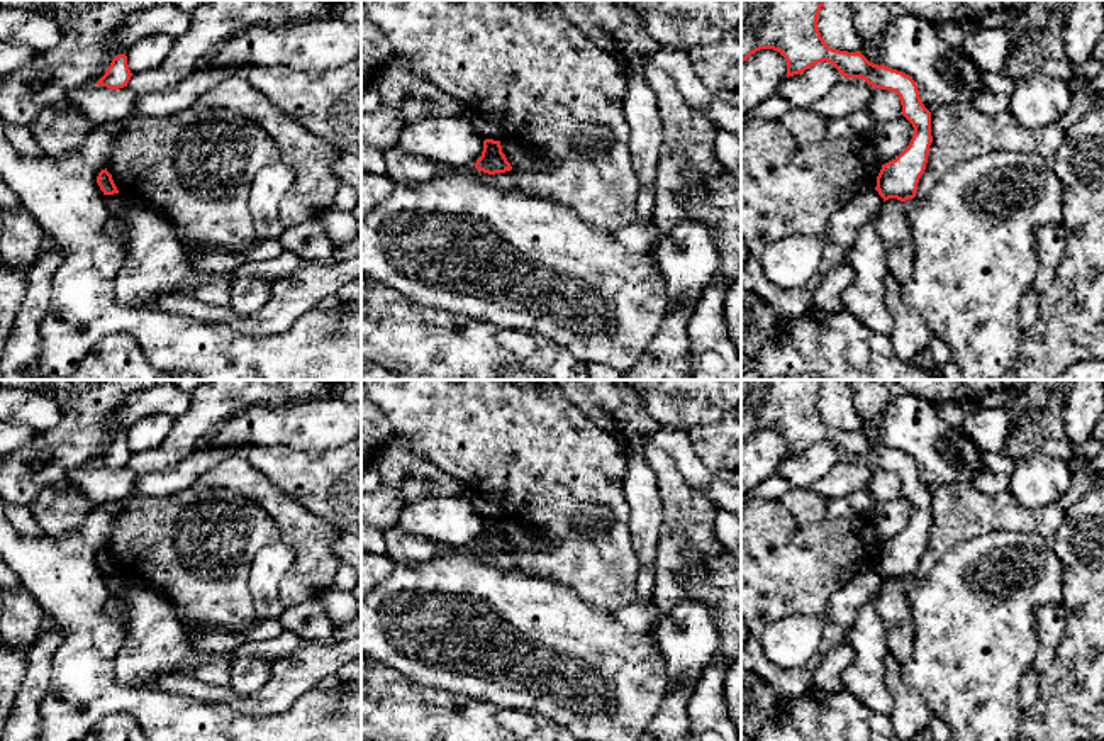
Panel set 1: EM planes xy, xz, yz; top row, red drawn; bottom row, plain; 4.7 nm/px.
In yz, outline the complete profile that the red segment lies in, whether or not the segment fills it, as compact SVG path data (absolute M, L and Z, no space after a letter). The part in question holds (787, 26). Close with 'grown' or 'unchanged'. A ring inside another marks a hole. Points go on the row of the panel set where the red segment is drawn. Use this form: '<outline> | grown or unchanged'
M741 0L741 61L760 49L773 49L787 61L787 78L828 61L841 76L861 78L873 88L895 92L914 134L895 159L882 164L875 190L884 202L914 198L933 142L931 112L923 105L917 85L909 75L873 64L860 51L839 51L824 42L817 29L824 2Z | unchanged

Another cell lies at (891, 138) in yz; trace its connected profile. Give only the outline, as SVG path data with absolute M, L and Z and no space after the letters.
M904 117L887 122L877 122L872 141L882 164L895 159L911 142L914 134L912 124Z

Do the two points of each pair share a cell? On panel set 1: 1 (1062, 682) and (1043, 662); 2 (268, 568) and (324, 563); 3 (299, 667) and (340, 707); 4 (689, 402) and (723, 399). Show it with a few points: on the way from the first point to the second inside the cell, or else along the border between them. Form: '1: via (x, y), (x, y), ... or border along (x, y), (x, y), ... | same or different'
1: border along (1065, 629), (1055, 660), (1040, 675) | different
2: border along (280, 540), (294, 553), (278, 584), (284, 606) | different
3: border along (317, 685), (304, 692), (285, 711) | different
4: via (697, 399), (714, 399) | same

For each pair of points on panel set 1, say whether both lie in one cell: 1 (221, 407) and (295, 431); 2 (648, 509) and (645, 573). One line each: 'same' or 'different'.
1: different
2: same

